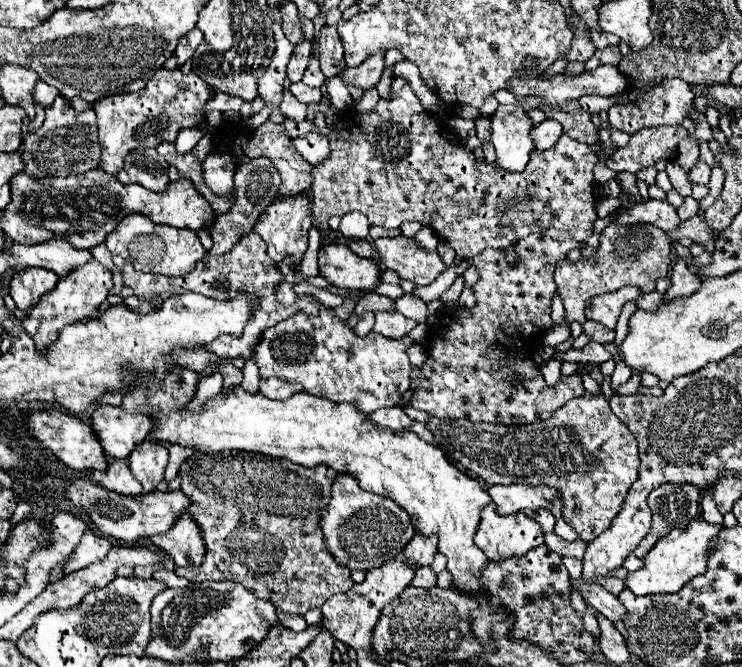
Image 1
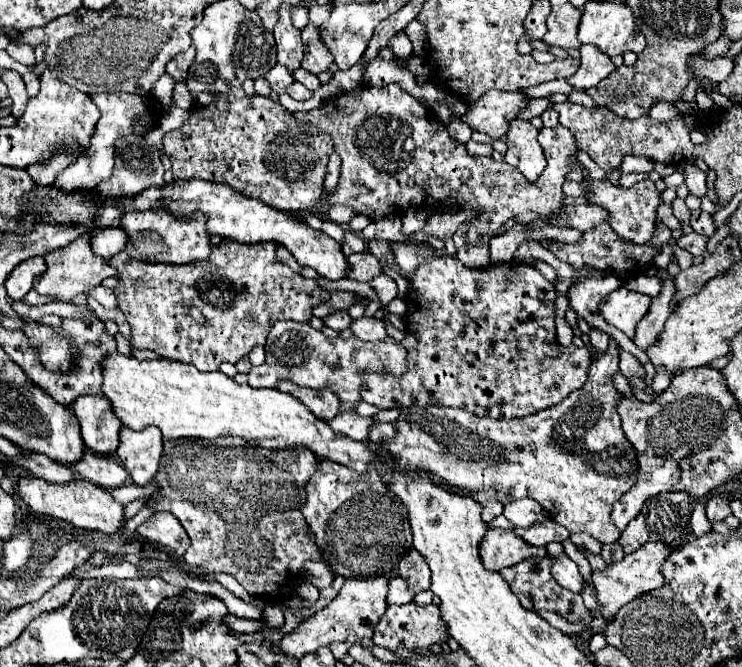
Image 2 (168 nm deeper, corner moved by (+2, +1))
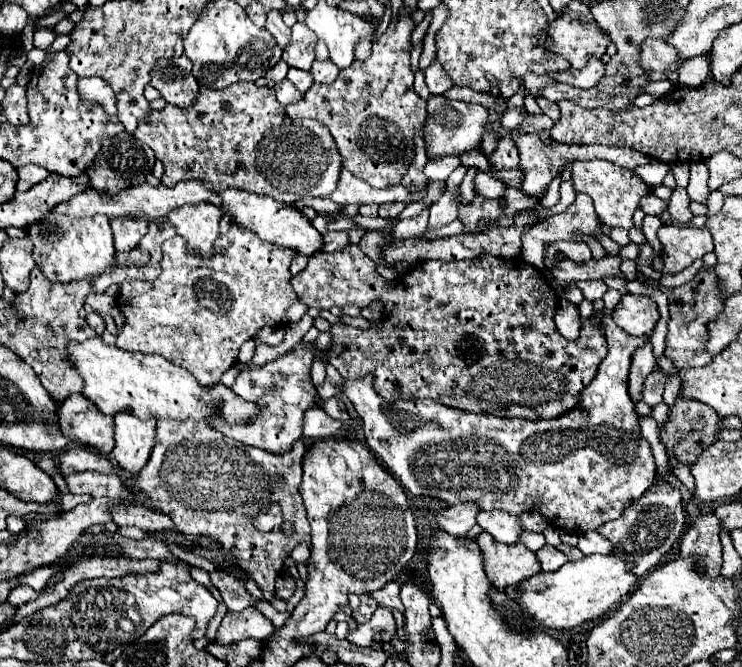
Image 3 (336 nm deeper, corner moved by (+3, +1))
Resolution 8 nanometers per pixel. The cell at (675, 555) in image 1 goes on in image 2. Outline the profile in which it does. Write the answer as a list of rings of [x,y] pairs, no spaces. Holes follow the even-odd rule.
[[[646,542],[642,548],[638,548],[632,554],[626,554],[620,562],[608,564],[602,570],[594,570],[592,572],[592,586],[594,586],[594,598],[598,602],[598,606],[602,608],[602,618],[604,620],[612,620],[614,614],[628,604],[630,600],[634,600],[636,596],[650,592],[654,588],[660,588],[664,584],[664,578],[660,574],[660,568],[664,564],[664,560],[668,558],[668,554],[672,552],[672,548],[668,544],[662,542]]]

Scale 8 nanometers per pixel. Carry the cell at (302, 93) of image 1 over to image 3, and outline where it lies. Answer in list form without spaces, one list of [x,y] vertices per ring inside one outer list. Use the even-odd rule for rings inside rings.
[[[287,78],[281,82],[281,84],[275,84],[275,96],[277,100],[287,106],[287,104],[293,104],[293,102],[299,102],[303,98],[303,94],[293,86],[293,82],[289,82]]]

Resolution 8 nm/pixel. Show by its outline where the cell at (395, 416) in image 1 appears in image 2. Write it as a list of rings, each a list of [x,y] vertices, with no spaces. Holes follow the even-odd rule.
[[[340,412],[336,418],[326,420],[326,424],[330,424],[330,428],[334,428],[334,432],[344,434],[352,440],[366,440],[368,438],[368,428],[374,424],[372,418],[360,418],[356,412]]]

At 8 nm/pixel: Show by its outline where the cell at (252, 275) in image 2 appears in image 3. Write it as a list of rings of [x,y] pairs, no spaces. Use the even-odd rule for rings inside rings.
[[[233,226],[233,242],[221,240],[221,250],[211,258],[185,254],[185,248],[181,248],[181,238],[177,236],[167,240],[161,260],[163,270],[157,280],[119,284],[117,308],[125,314],[125,326],[121,328],[117,346],[127,352],[161,354],[173,364],[191,370],[201,386],[217,384],[223,372],[237,362],[243,342],[251,340],[265,326],[283,328],[287,324],[287,308],[299,300],[289,286],[289,264],[295,254],[297,252],[293,250],[269,246],[269,242],[261,242],[257,234],[249,234],[249,230],[237,230],[237,226]]]

